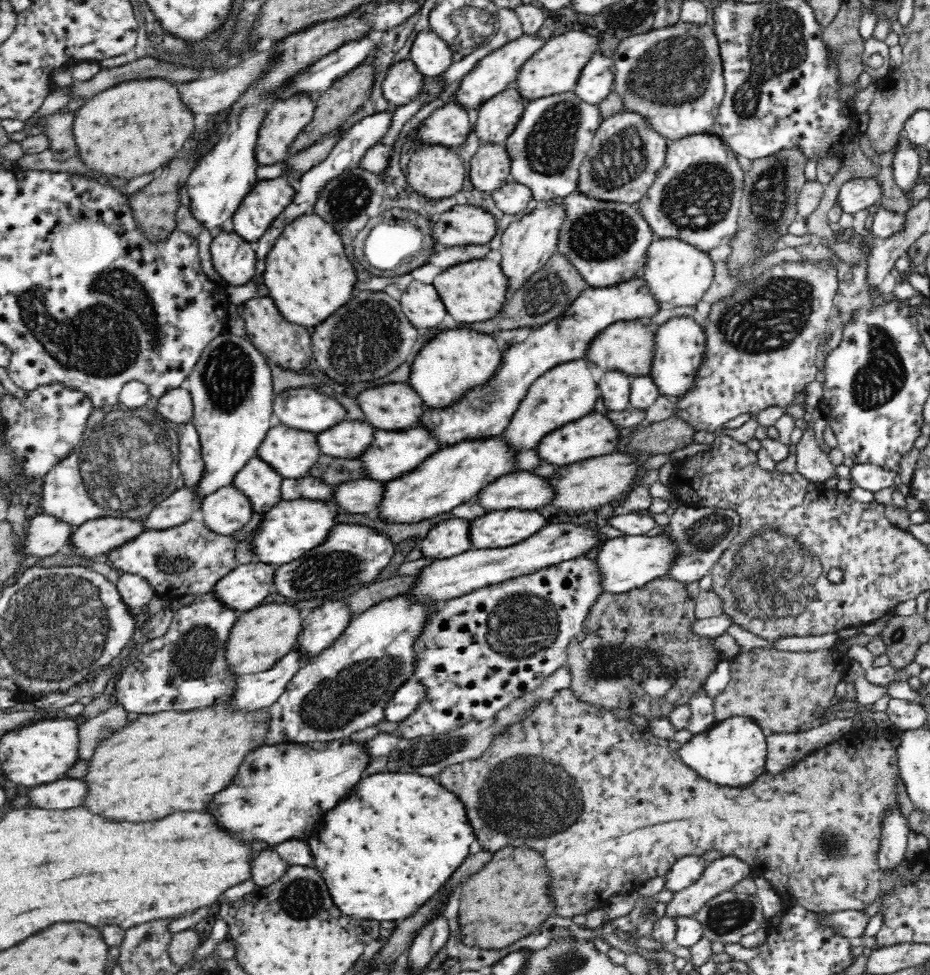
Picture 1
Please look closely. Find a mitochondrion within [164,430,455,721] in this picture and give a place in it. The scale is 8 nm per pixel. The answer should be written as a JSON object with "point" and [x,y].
{"point":[317,575]}

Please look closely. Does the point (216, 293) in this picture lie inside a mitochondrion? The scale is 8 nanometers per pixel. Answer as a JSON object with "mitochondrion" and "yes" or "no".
{"mitochondrion":"no"}

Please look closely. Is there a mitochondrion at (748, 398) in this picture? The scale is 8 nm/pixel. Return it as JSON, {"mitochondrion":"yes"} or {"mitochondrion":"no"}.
{"mitochondrion":"no"}

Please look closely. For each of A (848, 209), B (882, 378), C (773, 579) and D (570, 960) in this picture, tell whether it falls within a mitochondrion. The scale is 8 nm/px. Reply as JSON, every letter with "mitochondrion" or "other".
{"A":"other","B":"mitochondrion","C":"mitochondrion","D":"mitochondrion"}

